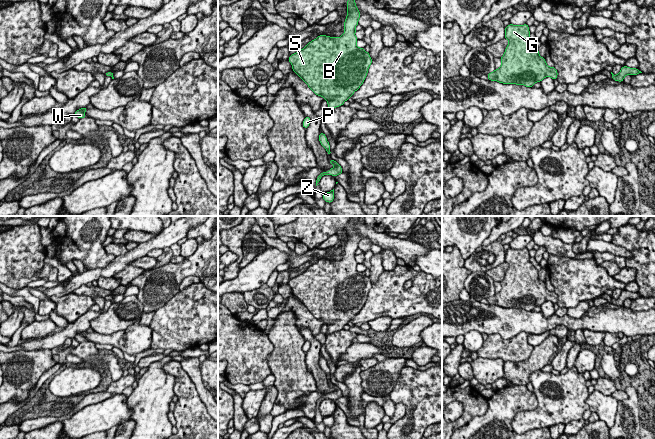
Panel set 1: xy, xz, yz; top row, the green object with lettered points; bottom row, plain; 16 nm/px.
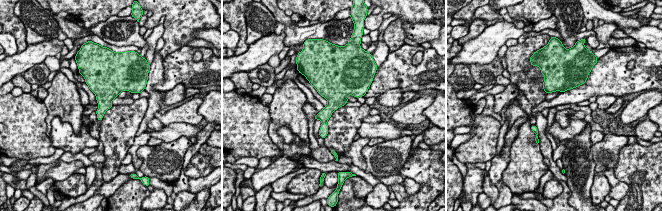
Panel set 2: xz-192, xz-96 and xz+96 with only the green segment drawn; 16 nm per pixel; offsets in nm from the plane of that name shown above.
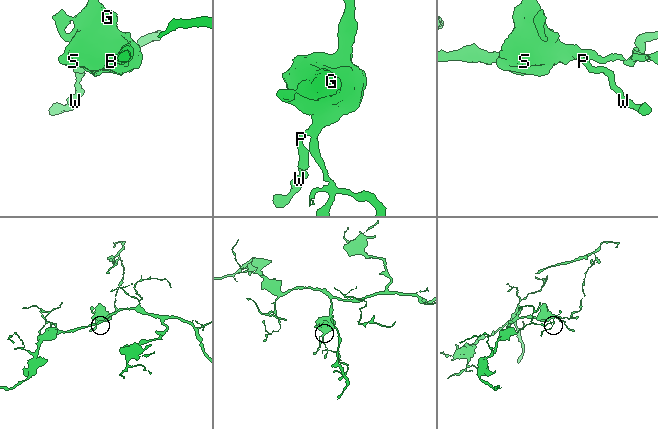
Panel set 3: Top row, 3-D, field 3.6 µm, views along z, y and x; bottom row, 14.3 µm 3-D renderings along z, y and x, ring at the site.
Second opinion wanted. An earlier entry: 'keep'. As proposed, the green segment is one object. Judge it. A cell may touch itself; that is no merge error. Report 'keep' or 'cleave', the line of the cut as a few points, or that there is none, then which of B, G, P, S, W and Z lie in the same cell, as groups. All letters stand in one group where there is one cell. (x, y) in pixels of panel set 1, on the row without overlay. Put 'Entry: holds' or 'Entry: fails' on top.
Entry: holds
keep | no cut | B G P S W Z

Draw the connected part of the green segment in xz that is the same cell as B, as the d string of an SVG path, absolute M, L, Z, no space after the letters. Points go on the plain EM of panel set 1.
M357 217L347 224L342 260L319 259L288 282L293 295L327 325L326 336L343 329L360 312L372 288L370 278L357 270L355 252L361 240L355 228Z

